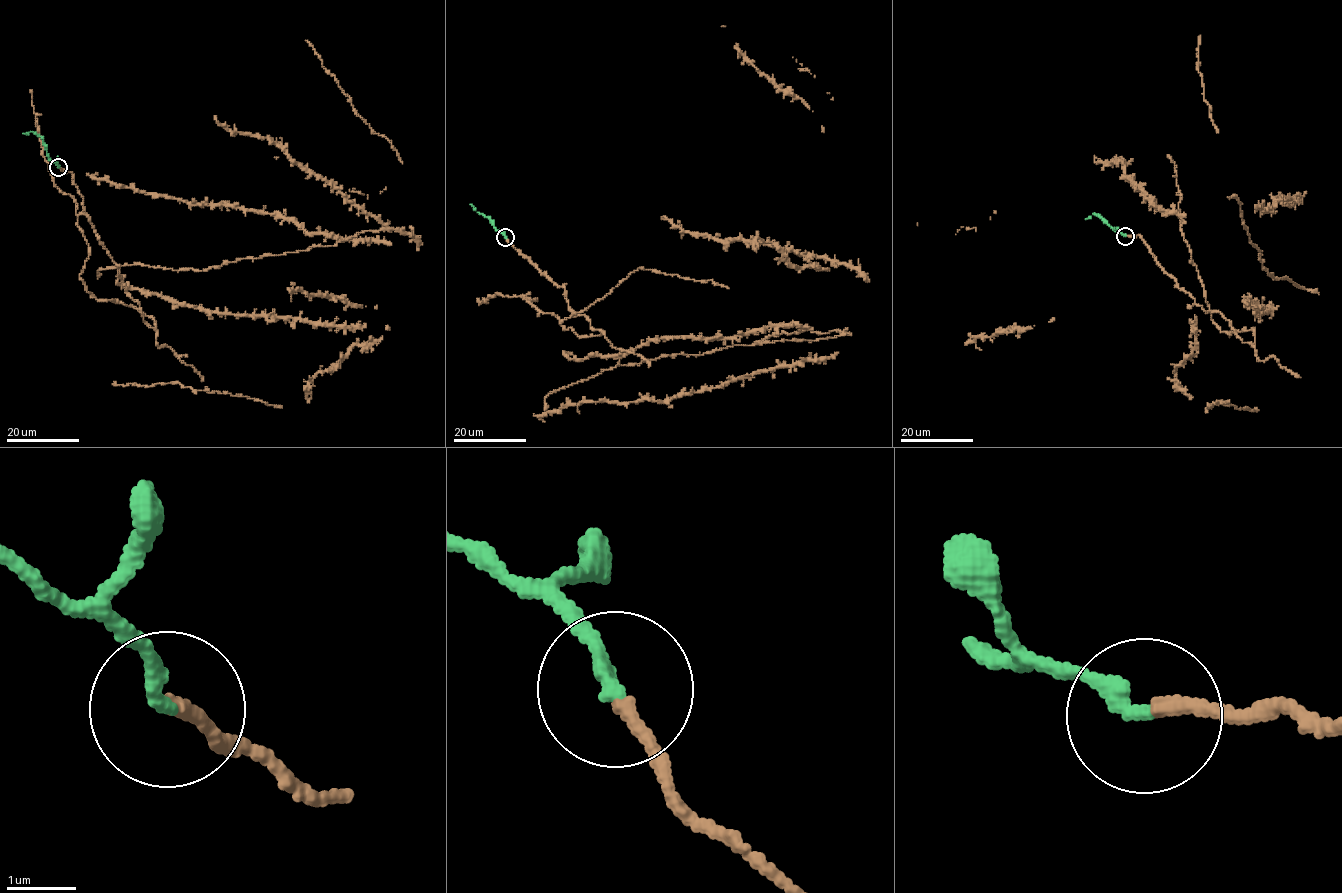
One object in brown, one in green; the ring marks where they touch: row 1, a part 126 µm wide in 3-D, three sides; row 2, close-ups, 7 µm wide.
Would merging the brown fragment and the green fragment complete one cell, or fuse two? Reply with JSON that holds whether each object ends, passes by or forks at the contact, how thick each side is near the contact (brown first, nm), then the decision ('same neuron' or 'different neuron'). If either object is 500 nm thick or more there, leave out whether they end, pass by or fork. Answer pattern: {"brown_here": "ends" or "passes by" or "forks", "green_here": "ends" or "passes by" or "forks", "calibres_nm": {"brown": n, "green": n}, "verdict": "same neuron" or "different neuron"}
{"brown_here": "ends", "green_here": "ends", "calibres_nm": {"brown": 200, "green": 240}, "verdict": "same neuron"}

